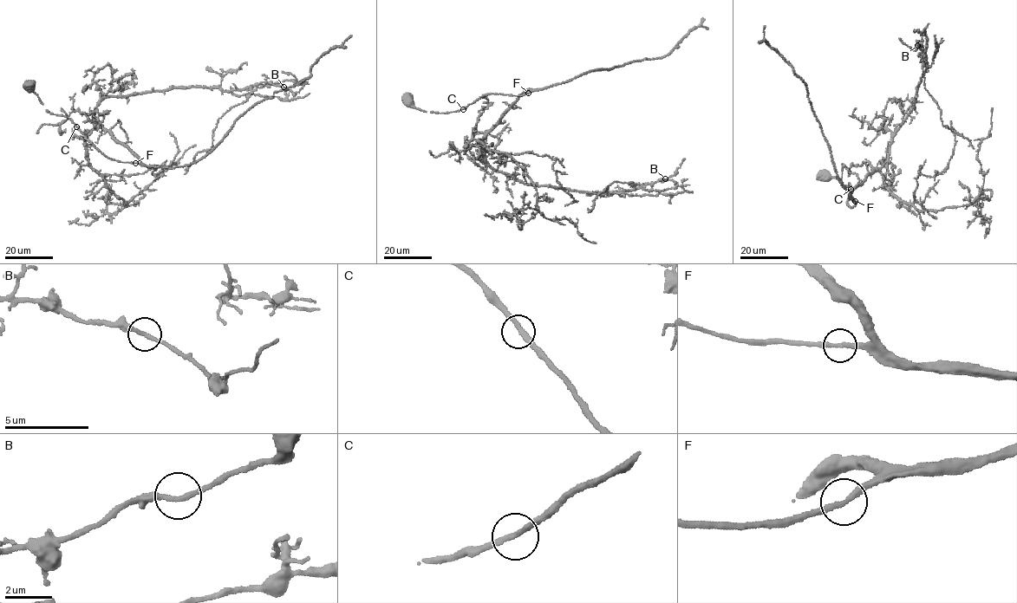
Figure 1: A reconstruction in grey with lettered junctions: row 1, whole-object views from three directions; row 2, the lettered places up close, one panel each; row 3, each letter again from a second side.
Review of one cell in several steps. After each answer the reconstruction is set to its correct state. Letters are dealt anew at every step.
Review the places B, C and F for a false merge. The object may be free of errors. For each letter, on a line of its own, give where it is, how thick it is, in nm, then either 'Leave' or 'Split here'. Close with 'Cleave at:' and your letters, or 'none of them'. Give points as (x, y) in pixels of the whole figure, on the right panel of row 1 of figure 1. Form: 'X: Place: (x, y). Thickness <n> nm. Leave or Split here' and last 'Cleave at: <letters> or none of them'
B: Place: (917, 45). Thickness 240 nm. Leave
C: Place: (850, 189). Thickness 240 nm. Leave
F: Place: (855, 201). Thickness 240 nm. Leave
Cleave at: none of them

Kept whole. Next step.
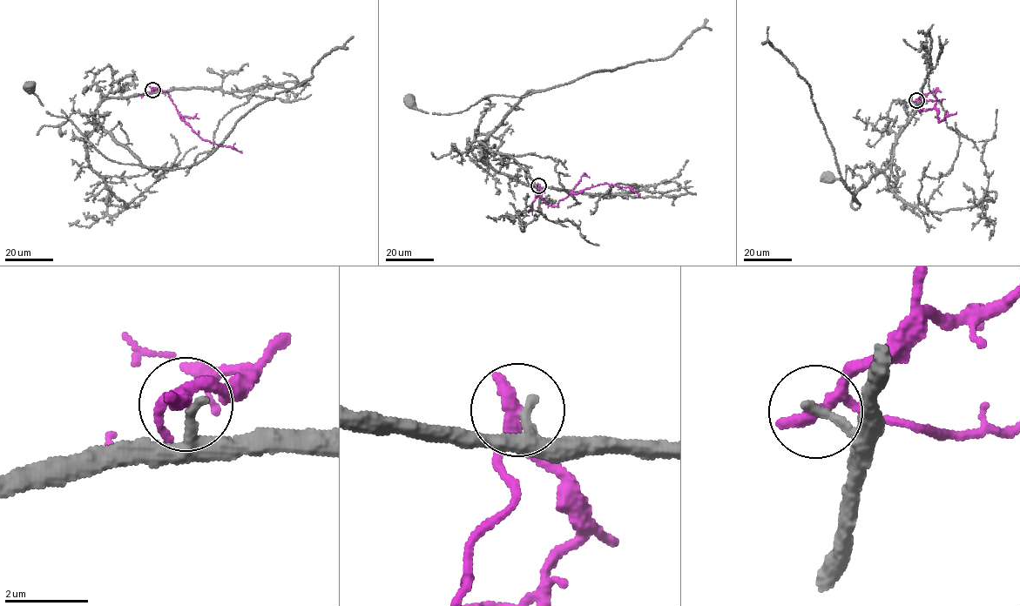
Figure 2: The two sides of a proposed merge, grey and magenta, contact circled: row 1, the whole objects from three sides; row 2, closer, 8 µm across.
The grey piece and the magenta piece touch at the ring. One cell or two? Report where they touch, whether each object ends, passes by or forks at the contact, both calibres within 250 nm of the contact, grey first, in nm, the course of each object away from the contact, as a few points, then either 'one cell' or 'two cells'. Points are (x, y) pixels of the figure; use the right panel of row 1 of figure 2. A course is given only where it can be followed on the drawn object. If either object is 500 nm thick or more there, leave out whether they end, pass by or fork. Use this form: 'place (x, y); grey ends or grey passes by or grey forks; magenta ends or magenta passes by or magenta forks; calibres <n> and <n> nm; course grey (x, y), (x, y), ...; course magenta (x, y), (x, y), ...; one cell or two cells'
place (916, 100); grey ends; magenta passes by; calibres 240 and 300 nm; course grey (916, 100), (892, 162), (854, 198), (859, 208), (851, 205), (854, 185), (828, 178); course magenta (916, 100), (938, 89), (935, 107), (939, 112), (937, 122), (946, 115), (955, 113); two cells

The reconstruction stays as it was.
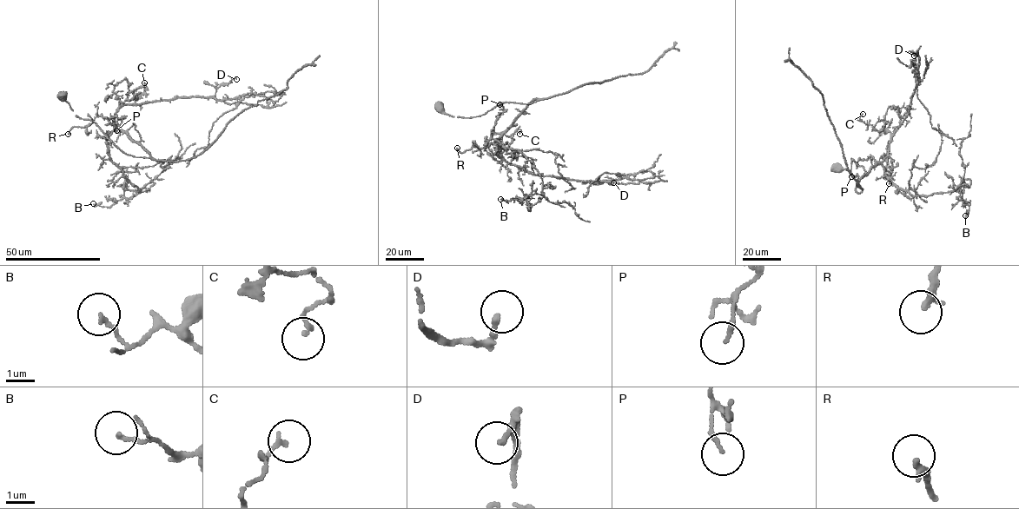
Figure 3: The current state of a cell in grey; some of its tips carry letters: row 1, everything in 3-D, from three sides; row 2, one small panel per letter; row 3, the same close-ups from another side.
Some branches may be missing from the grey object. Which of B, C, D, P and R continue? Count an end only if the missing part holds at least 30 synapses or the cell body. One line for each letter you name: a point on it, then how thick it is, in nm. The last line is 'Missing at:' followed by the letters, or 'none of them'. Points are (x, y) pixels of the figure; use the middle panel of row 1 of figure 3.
R: (457, 148) | 240 nm
Missing at: R

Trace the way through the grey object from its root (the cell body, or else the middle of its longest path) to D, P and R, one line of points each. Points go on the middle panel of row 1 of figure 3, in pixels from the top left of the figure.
D: (440, 108), (471, 117), (499, 104), (538, 99), (499, 138), (499, 152), (507, 163), (533, 174), (613, 182)
P: (440, 108), (471, 117), (502, 103), (538, 99), (496, 134), (495, 122), (506, 111), (499, 104)
R: (440, 108), (453, 116), (471, 117), (499, 104), (530, 104), (538, 99), (498, 143), (461, 153), (457, 148)

